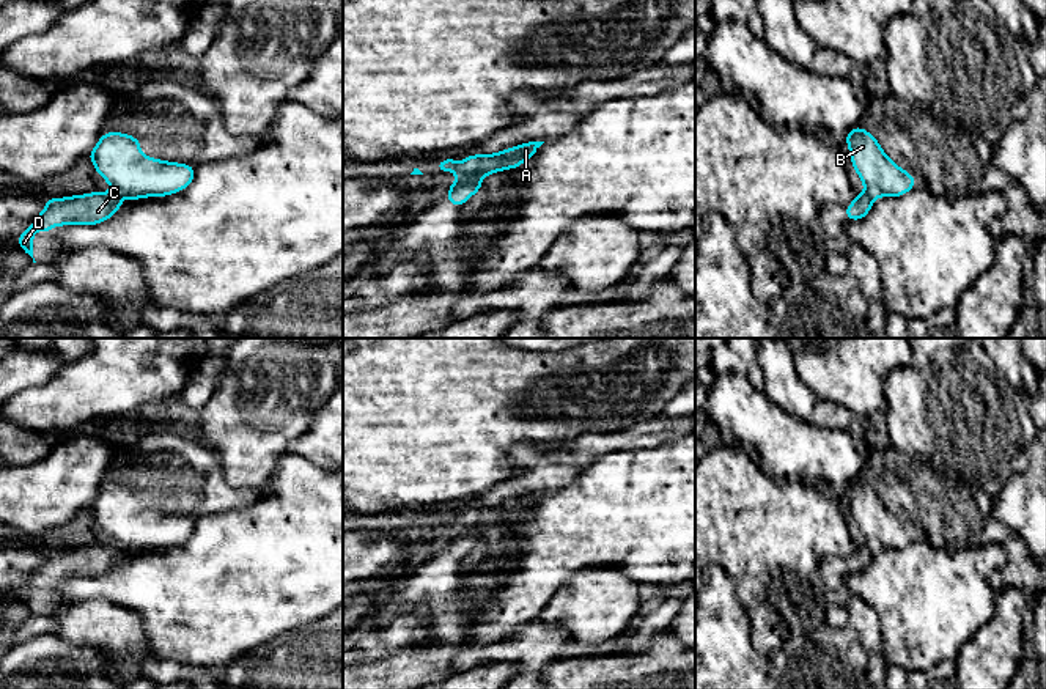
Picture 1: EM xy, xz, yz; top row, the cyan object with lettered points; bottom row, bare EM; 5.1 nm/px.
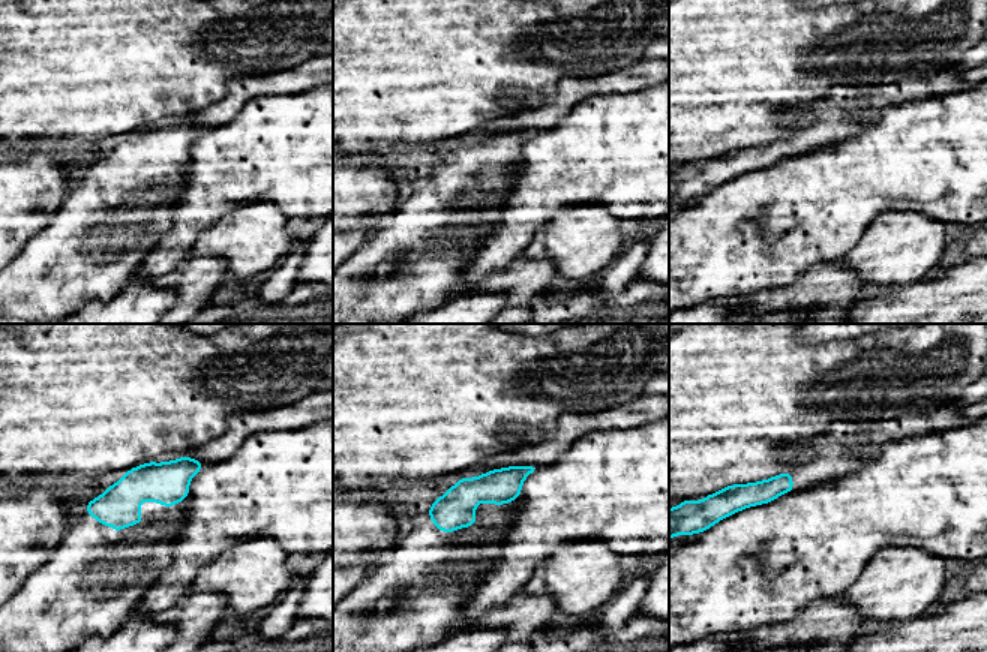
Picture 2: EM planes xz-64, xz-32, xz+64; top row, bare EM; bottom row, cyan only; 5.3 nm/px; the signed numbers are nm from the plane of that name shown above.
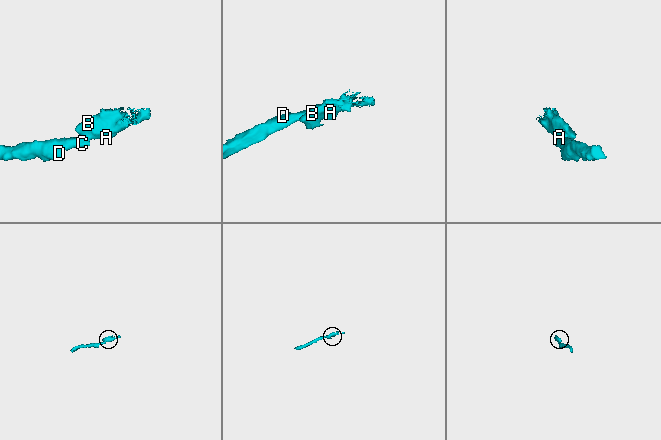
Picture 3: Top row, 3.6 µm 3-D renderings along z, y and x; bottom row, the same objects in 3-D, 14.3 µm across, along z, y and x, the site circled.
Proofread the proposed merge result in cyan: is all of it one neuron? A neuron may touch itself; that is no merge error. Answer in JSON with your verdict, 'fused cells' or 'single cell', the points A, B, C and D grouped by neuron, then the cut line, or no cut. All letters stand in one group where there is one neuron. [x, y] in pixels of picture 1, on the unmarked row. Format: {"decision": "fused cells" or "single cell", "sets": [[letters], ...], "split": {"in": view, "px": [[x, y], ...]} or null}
{"decision": "fused cells", "sets": [["A", "B"], ["C", "D"]], "split": {"in": "xy", "px": [[112, 545], [121, 549]]}}

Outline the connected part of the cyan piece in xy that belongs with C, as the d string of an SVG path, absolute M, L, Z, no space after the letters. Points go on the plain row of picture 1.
M113 544L49 551L44 563L17 590L17 596L33 610L33 587L36 584L52 584L55 577L96 577L110 571L120 560L121 549Z

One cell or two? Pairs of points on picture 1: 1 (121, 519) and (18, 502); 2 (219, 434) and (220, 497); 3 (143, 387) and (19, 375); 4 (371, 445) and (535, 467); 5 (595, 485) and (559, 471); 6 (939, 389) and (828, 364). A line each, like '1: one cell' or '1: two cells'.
1: two cells
2: two cells
3: two cells
4: two cells
5: two cells
6: two cells

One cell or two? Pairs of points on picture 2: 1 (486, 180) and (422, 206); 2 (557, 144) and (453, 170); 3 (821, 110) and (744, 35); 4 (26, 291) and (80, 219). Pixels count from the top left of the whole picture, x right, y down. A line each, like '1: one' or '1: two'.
1: one
2: two
3: two
4: one

